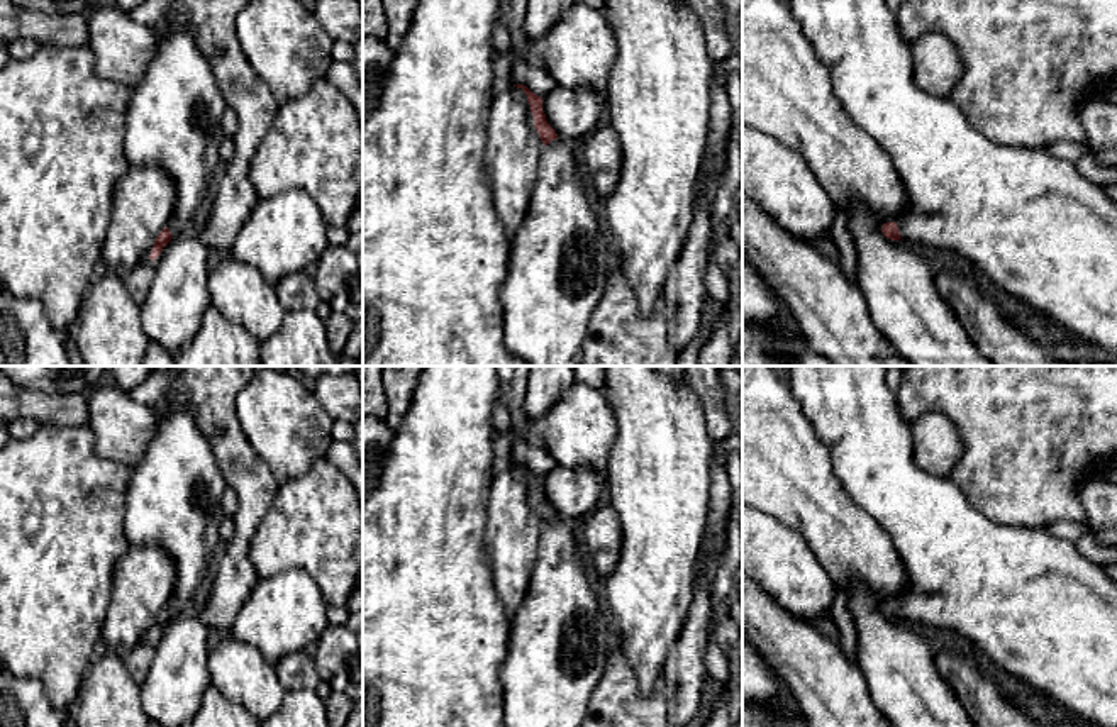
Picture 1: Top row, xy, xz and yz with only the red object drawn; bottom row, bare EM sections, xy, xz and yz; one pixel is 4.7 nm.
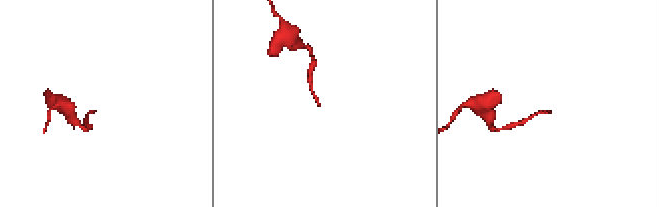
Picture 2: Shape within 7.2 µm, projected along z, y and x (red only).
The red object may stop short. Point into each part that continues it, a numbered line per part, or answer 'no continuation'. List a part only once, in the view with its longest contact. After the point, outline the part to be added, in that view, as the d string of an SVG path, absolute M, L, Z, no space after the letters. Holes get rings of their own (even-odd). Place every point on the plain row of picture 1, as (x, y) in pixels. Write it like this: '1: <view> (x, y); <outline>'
1: yz (1036, 607); M788 366L788 375L788 386L812 424L817 439L829 451L831 464L846 493L890 536L905 566L909 586L897 602L902 620L929 632L949 629L963 634L1005 673L1034 686L1053 702L1102 727L1117 727L1117 583L1107 576L1102 564L1088 561L1071 541L1059 539L1044 529L993 522L970 503L963 490L949 476L934 476L922 471L914 461L909 422L902 417L897 395L886 385L886 366Z

